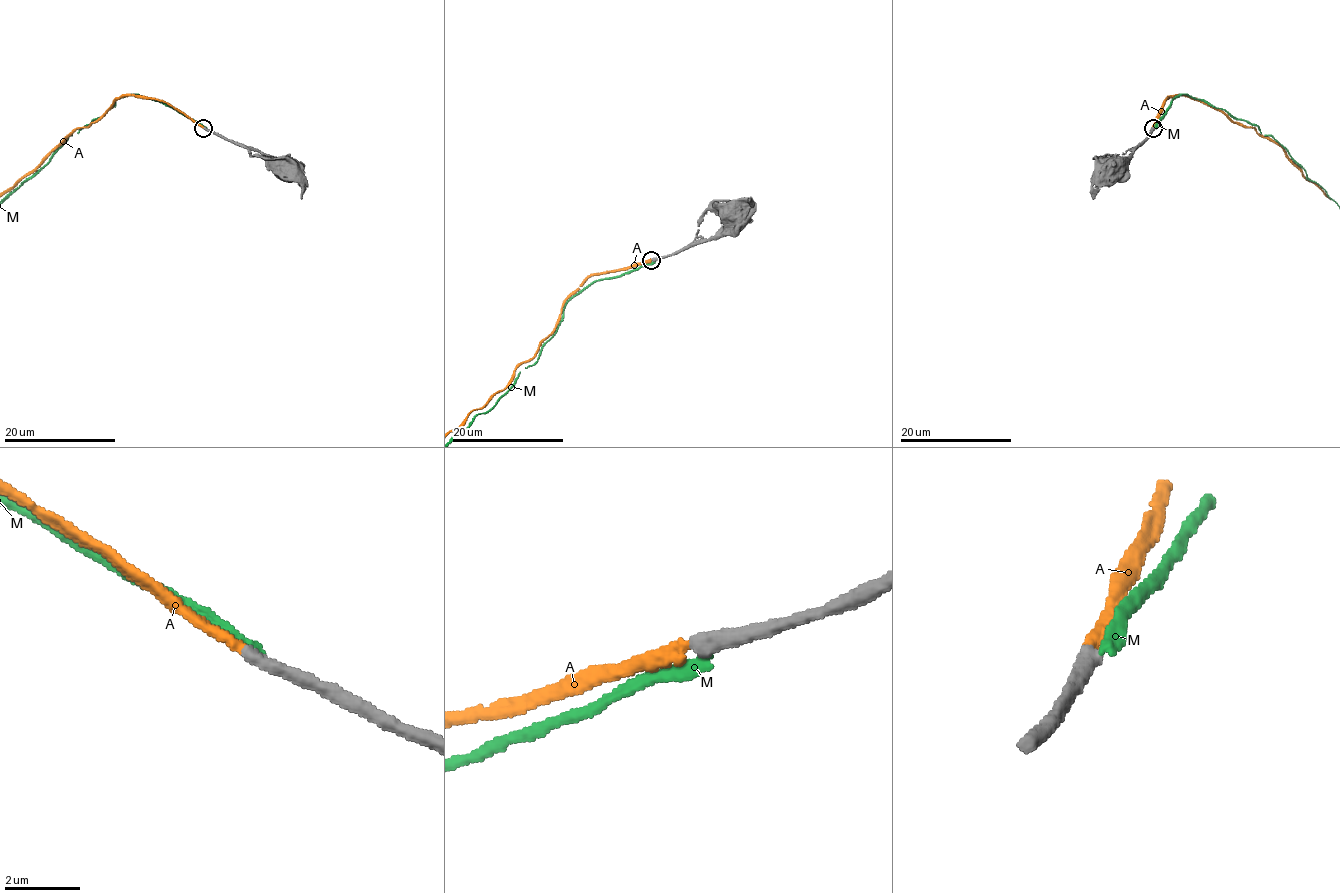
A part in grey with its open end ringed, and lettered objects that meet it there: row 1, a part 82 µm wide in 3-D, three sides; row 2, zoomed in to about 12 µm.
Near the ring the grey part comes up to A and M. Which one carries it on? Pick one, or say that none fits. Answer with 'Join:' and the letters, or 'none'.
Join: A

